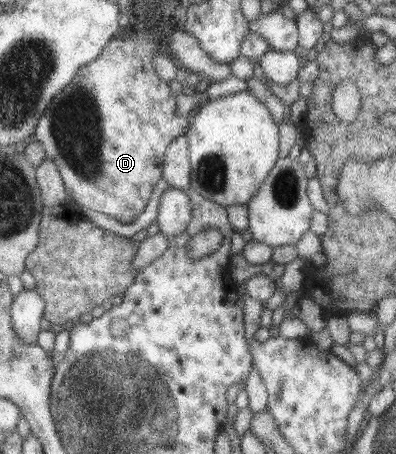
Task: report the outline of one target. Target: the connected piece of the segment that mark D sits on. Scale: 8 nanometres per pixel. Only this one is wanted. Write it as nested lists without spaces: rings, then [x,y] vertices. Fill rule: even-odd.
[[[130,31],[134,37],[128,37],[128,39],[122,39],[120,36],[115,38],[109,46],[106,47],[104,53],[100,58],[96,59],[92,63],[89,63],[86,67],[83,67],[78,77],[68,86],[65,91],[61,91],[56,98],[53,99],[52,105],[48,108],[46,116],[42,118],[40,124],[38,124],[37,135],[35,139],[43,143],[45,150],[47,151],[47,159],[58,164],[61,174],[63,175],[66,189],[70,196],[73,197],[74,202],[83,209],[92,209],[100,211],[100,213],[106,213],[106,215],[114,216],[114,219],[128,225],[132,223],[146,207],[148,199],[150,199],[150,193],[152,193],[152,187],[162,179],[162,157],[165,157],[165,151],[170,145],[172,145],[174,139],[180,138],[181,135],[186,133],[190,121],[186,117],[181,117],[176,113],[176,101],[172,97],[172,91],[170,87],[166,85],[167,81],[160,81],[158,75],[154,73],[154,67],[152,67],[152,55],[156,55],[161,49],[156,43],[156,37],[152,33],[136,33]]]

